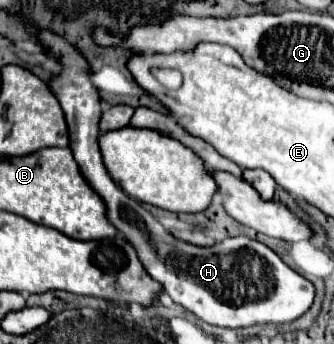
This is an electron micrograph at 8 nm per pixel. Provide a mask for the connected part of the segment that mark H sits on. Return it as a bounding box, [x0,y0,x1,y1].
[31,30,315,328]

